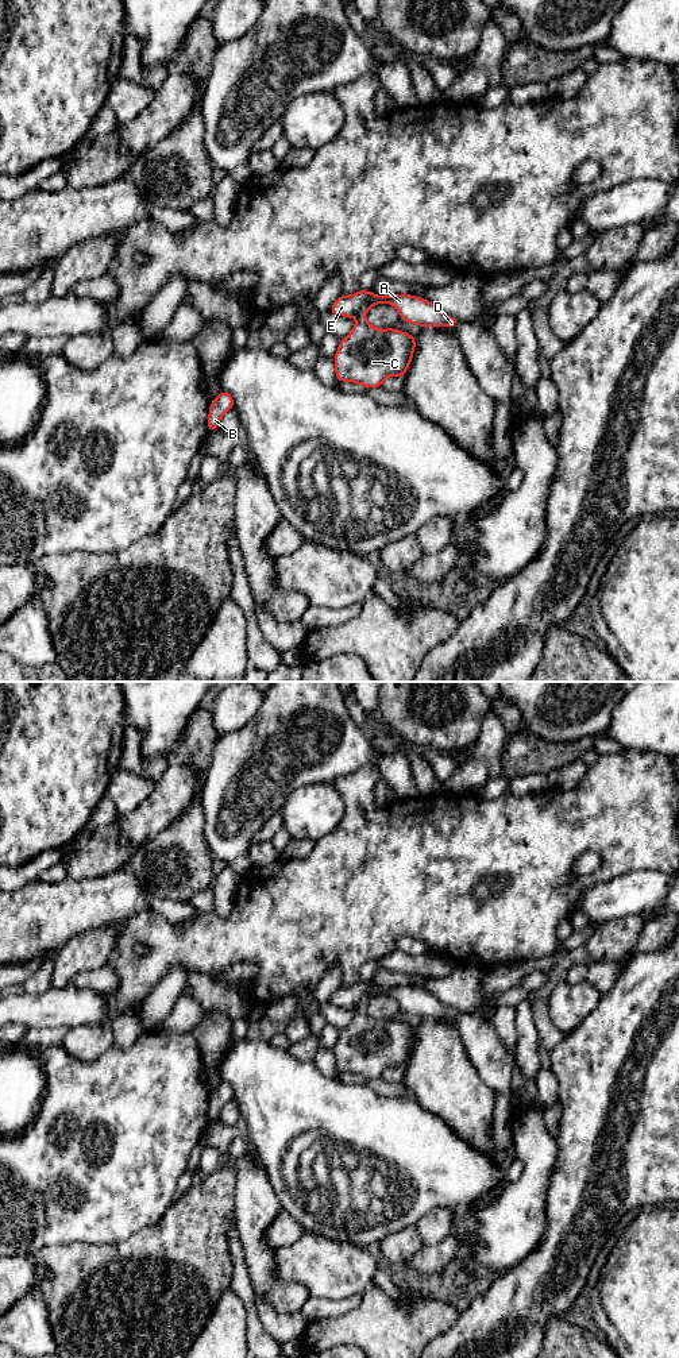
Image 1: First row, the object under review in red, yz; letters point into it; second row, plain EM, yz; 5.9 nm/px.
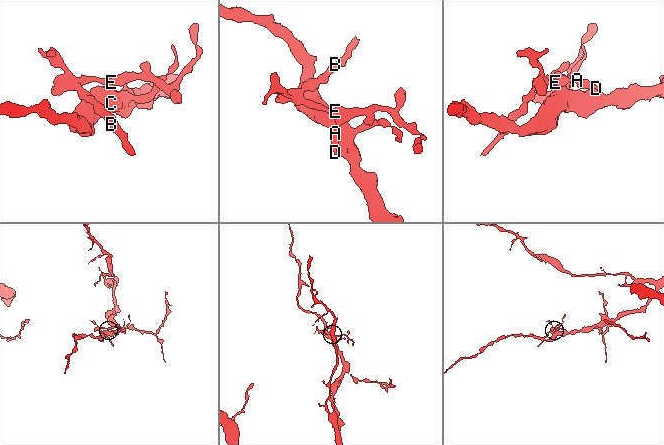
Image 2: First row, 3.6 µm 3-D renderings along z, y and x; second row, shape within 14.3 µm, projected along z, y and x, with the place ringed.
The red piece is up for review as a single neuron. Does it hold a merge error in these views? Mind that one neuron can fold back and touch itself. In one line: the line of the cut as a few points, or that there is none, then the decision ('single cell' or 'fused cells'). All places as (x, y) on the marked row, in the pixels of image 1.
cut yz (363, 313), (358, 317); fused cells

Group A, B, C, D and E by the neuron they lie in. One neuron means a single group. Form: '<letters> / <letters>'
A B D E / C

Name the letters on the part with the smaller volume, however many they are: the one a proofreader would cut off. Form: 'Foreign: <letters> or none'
Foreign: A, B, D, E

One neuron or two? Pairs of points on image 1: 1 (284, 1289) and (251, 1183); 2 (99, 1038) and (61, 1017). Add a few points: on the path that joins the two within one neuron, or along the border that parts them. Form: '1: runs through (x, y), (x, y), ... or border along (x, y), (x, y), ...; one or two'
1: runs through (261, 1265), (253, 1241), (253, 1210); one
2: border along (101, 1023), (76, 1025), (69, 1029); two

